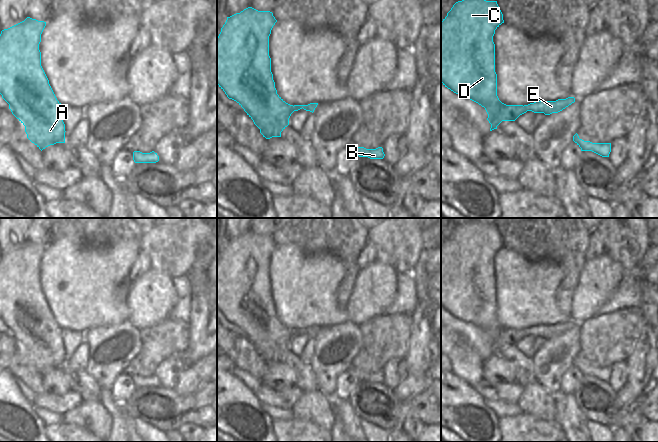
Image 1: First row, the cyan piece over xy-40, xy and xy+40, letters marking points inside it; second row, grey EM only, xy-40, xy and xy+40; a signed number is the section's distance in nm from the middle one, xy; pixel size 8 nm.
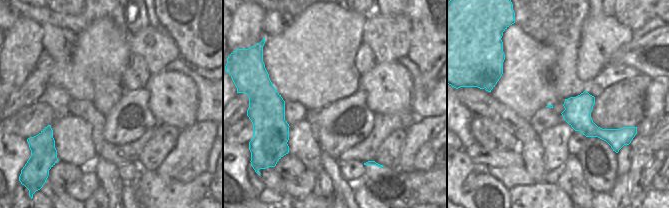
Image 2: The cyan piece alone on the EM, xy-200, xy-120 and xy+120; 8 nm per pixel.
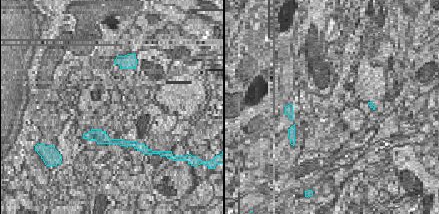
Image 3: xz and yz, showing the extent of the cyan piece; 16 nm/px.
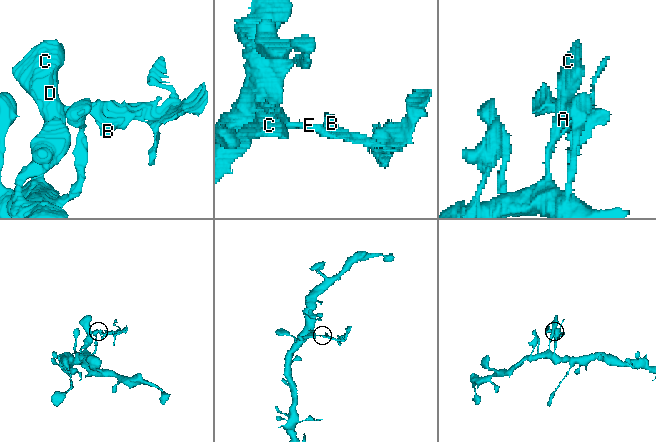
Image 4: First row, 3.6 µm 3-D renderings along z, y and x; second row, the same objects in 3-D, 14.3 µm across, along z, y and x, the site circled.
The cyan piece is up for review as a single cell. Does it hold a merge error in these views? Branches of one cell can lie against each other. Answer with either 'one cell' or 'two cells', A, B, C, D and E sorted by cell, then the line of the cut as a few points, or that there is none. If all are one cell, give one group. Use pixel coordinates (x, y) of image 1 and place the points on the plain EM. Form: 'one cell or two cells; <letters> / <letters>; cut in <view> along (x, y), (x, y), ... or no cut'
two cells; A C D / B E; cut in xy along (294, 329), (302, 331)

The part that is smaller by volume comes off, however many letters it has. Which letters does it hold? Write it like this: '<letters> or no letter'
B, E

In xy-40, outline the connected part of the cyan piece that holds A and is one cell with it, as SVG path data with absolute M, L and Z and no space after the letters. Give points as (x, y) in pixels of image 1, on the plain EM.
M27 241L24 245L1 255L0 258L0 318L9 328L12 338L25 350L27 362L41 375L56 367L65 367L62 328L57 324L41 290L39 268L46 246Z

